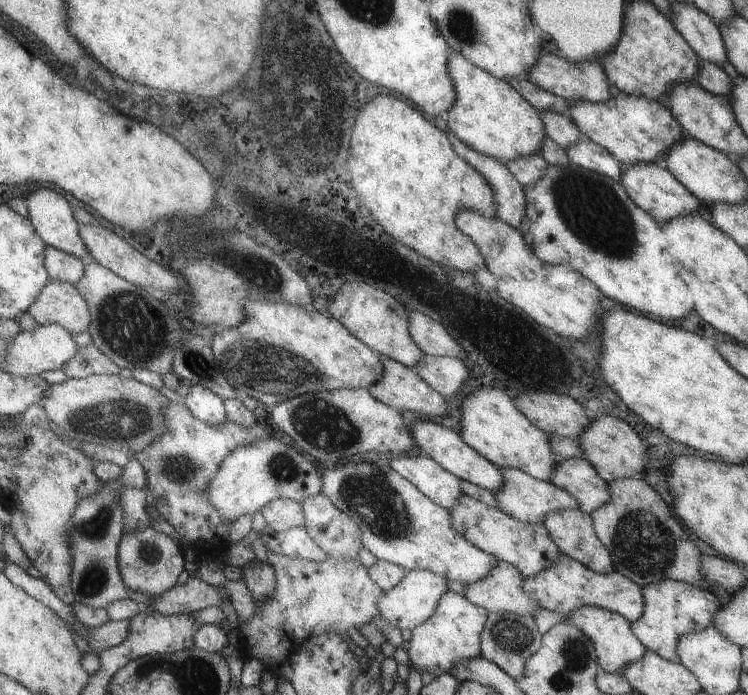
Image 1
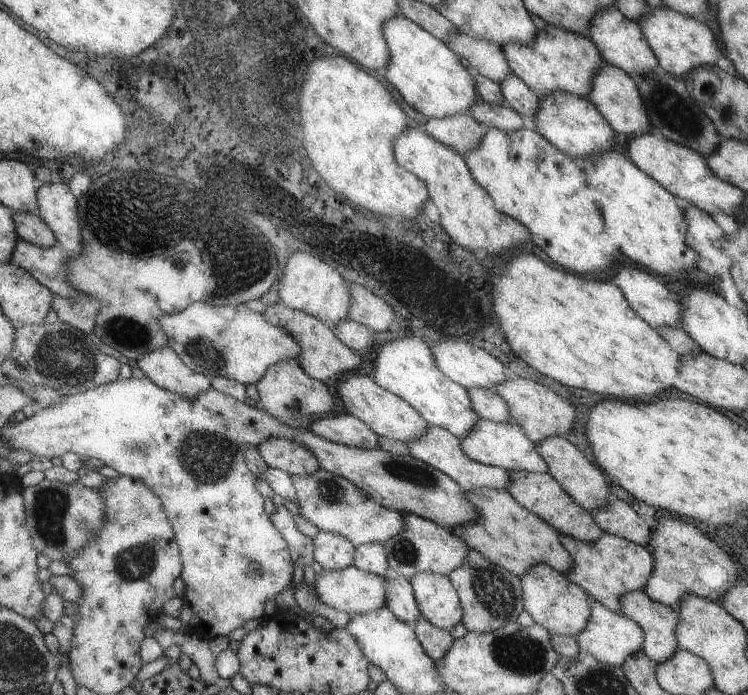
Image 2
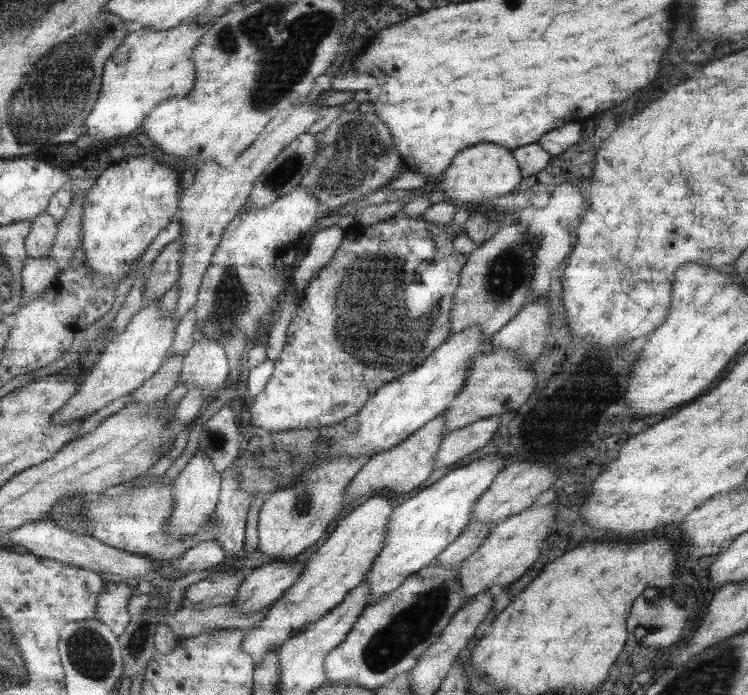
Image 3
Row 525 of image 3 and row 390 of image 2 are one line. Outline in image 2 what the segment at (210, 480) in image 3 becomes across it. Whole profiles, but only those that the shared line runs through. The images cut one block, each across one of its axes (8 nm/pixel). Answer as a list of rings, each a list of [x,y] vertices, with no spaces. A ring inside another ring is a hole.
[[[168,345],[143,354],[135,363],[155,386],[172,393],[193,397],[210,388],[210,377],[187,368]]]

